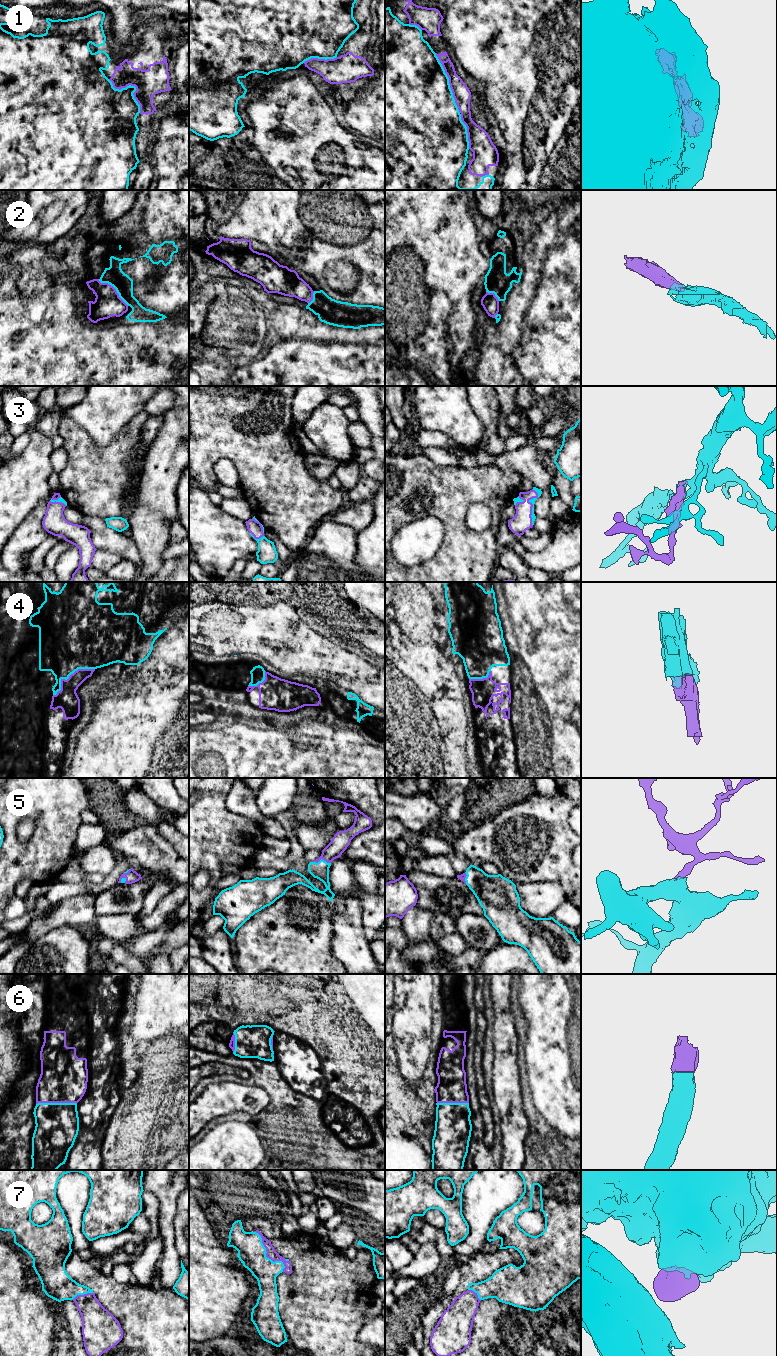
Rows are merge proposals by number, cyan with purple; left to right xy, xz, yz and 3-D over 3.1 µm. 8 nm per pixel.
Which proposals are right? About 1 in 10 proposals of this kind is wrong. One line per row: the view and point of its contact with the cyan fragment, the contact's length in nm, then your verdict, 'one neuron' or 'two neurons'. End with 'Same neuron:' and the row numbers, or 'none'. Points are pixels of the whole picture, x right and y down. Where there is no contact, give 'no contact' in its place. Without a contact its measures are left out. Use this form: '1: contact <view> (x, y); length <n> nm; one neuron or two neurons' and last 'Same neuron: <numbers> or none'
1: contact yz (448, 83); length 500 nm; one neuron
2: contact xy (115, 288); length 320 nm; one neuron
3: contact yz (533, 506); length 300 nm; one neuron
4: contact xy (69, 675); length 400 nm; one neuron
5: contact xz (321, 859); length 140 nm; one neuron
6: contact xy (56, 1103); length 320 nm; one neuron
7: contact xz (265, 1256); length 400 nm; one neuron
Same neuron: 1, 2, 3, 4, 5, 6, 7

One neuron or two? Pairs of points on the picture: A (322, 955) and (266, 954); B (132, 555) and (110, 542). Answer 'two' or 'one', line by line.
A: one
B: one

